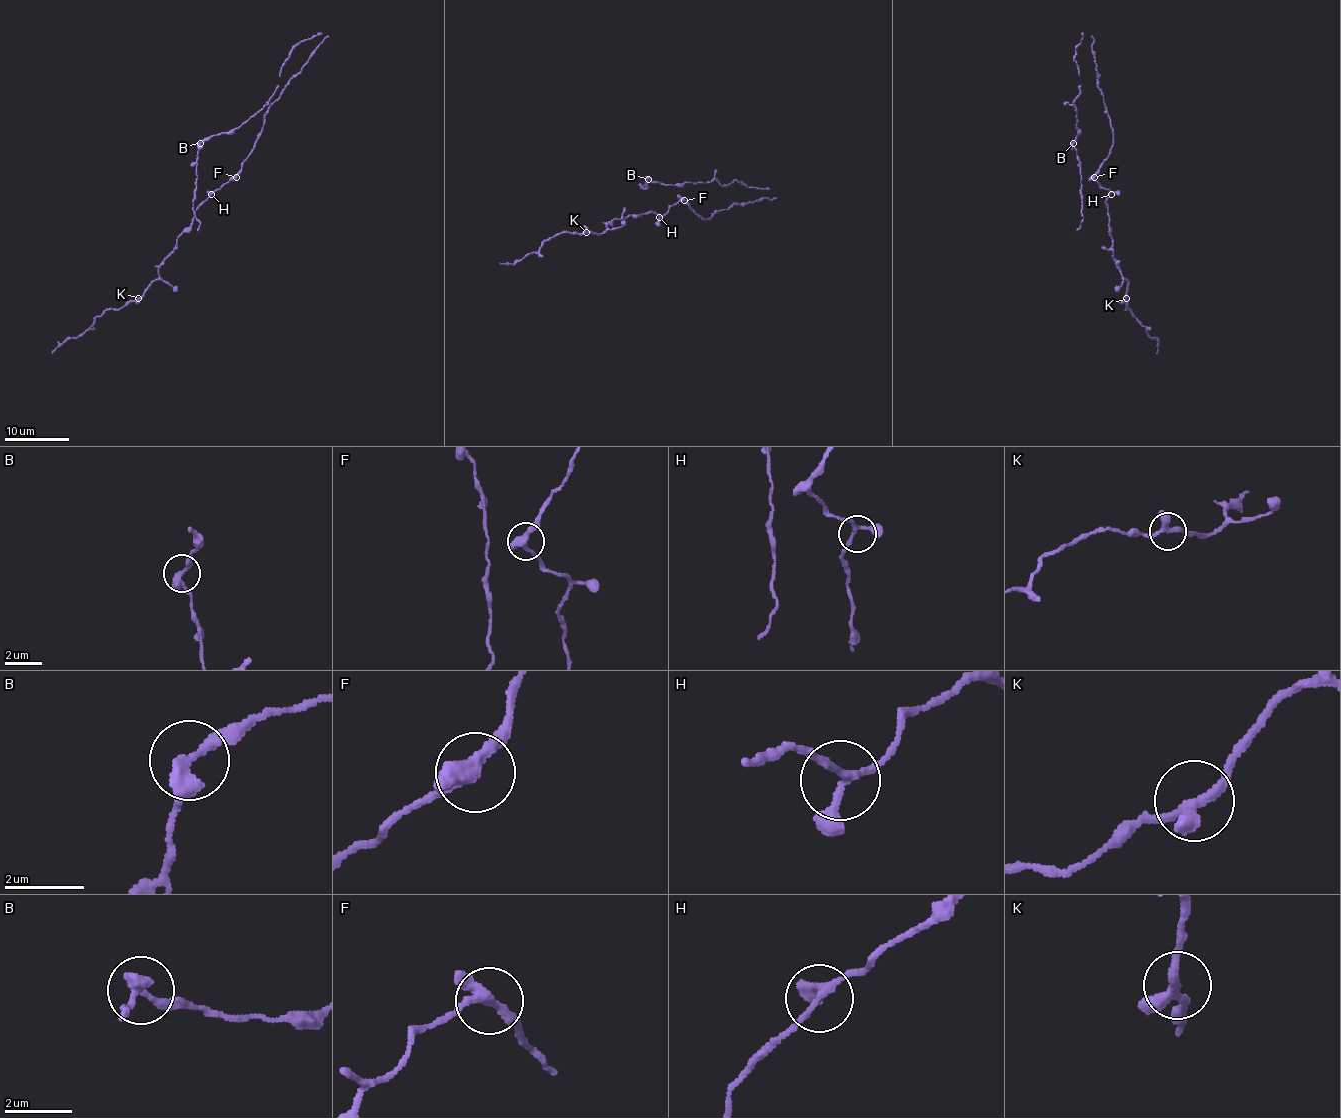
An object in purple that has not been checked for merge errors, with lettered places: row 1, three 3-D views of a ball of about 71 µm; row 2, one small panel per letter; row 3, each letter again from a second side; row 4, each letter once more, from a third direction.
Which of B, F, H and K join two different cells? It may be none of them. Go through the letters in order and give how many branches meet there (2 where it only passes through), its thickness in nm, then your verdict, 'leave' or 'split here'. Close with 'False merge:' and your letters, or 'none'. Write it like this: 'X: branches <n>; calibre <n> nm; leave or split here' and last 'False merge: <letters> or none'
B: branches 2; calibre 340 nm; leave
F: branches 3; calibre 300 nm; leave
H: branches 3; calibre 170 nm; leave
K: branches 3; calibre 280 nm; leave
False merge: none

